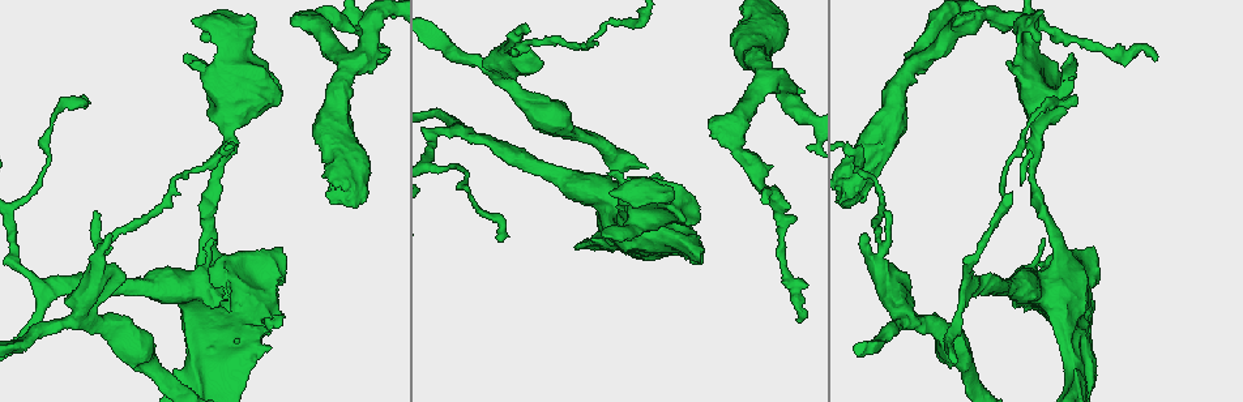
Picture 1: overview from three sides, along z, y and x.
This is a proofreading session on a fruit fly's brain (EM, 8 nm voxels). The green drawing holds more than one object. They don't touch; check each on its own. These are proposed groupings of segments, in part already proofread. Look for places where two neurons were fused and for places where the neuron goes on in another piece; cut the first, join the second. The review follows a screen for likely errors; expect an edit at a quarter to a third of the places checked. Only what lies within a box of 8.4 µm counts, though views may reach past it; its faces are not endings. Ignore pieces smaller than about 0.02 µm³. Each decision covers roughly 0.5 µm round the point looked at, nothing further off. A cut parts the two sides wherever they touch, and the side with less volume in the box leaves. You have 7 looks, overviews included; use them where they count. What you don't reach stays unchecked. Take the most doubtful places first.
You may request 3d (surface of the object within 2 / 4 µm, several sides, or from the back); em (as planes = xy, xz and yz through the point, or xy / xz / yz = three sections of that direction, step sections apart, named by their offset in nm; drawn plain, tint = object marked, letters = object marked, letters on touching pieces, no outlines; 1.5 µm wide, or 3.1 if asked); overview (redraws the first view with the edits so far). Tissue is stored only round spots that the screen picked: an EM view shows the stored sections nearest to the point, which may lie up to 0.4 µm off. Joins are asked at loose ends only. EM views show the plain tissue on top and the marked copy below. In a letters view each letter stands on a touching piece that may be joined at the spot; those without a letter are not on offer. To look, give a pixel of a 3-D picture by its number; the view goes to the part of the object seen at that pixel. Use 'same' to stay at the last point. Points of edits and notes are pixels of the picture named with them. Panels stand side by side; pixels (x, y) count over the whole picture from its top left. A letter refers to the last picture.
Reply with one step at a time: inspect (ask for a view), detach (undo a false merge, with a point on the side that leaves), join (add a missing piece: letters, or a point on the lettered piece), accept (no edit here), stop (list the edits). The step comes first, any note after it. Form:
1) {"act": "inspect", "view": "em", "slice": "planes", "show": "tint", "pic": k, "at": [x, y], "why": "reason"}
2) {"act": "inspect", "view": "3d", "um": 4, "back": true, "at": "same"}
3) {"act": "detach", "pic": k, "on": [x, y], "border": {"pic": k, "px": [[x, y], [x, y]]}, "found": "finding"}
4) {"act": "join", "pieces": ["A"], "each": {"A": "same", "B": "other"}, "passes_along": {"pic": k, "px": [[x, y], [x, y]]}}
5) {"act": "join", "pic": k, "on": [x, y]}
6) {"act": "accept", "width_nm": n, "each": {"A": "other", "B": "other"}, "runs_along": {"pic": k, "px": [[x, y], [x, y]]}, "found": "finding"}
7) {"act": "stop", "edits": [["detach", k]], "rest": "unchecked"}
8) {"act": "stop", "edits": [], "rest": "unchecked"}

{"act": "inspect", "view": "em", "slice": "planes", "show": "letters", "pic": 1, "at": [799, 320], "why": "end of a long branch"}

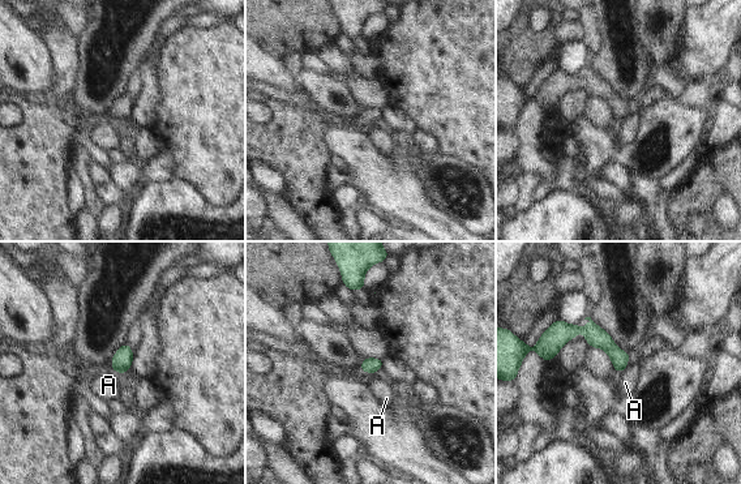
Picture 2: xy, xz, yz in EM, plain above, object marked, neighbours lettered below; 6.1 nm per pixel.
{"act": "accept", "each": {"A": "other"}, "runs_along": {"pic": 2, "px": [[543, 352], [564, 332], [591, 332], [625, 358]]}, "found": "none of them fits"}

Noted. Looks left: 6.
{"act": "inspect", "view": "3d", "um": 2, "pic": 1, "at": [525, 40], "why": "thick turns thin"}

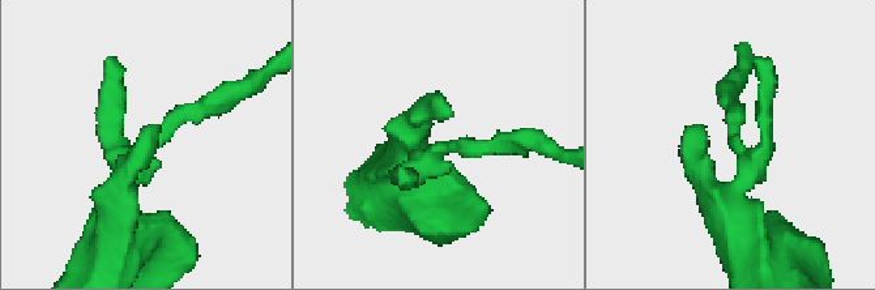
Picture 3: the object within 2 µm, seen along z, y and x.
{"act": "inspect", "view": "em", "slice": "planes", "show": "letters", "pic": 3, "at": [442, 149]}

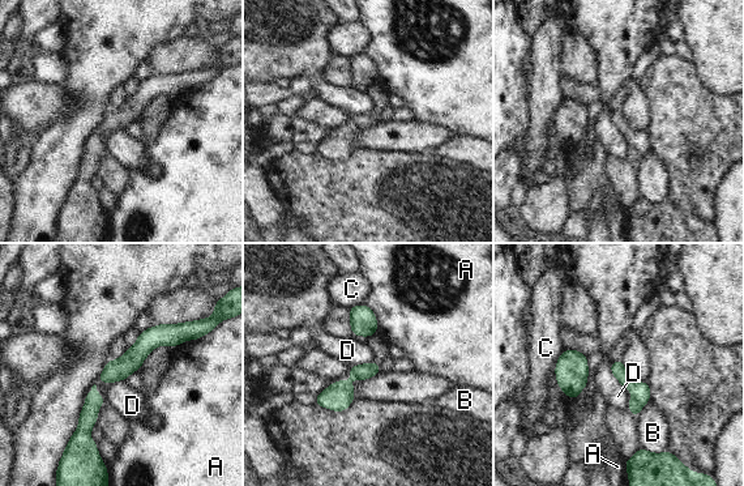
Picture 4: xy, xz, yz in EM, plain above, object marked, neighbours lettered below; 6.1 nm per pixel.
{"act": "accept", "each": {"A": "other", "B": "other", "C": "other", "D": "other"}, "found": "one neuron here"}

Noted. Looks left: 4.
{"act": "inspect", "view": "em", "slice": "yz", "step": 8, "show": "tint", "pic": 1, "at": [1076, 96], "why": "tapers out"}

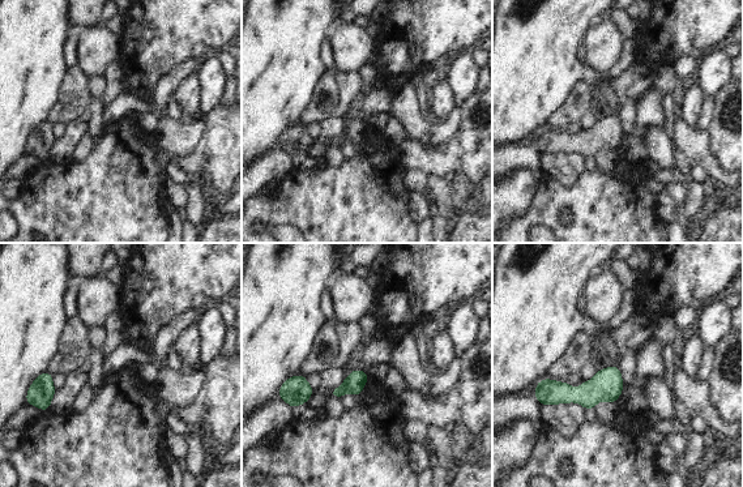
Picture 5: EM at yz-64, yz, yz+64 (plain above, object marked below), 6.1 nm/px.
{"act": "inspect", "view": "em", "slice": "xy", "step": 4, "show": "tint", "at": "same", "why": "another direction"}

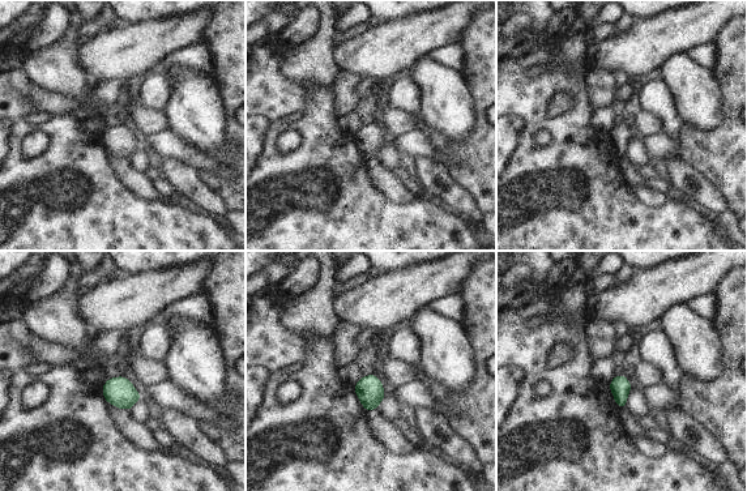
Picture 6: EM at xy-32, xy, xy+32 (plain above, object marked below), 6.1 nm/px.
{"act": "inspect", "view": "em", "slice": "xy", "step": 4, "show": "letters", "at": "same"}

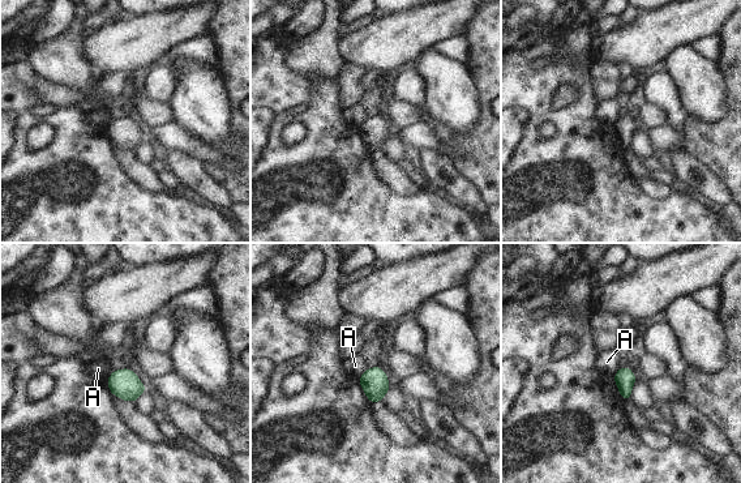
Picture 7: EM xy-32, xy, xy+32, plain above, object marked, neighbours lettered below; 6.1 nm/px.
{"act": "accept", "each": {"A": "other"}, "border": {"pic": 7, "px": [[365, 368], [358, 377]]}, "found": "no lettered piece goes on from it"}

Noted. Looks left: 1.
{"act": "stop", "edits": [], "rest": "unchecked"}

